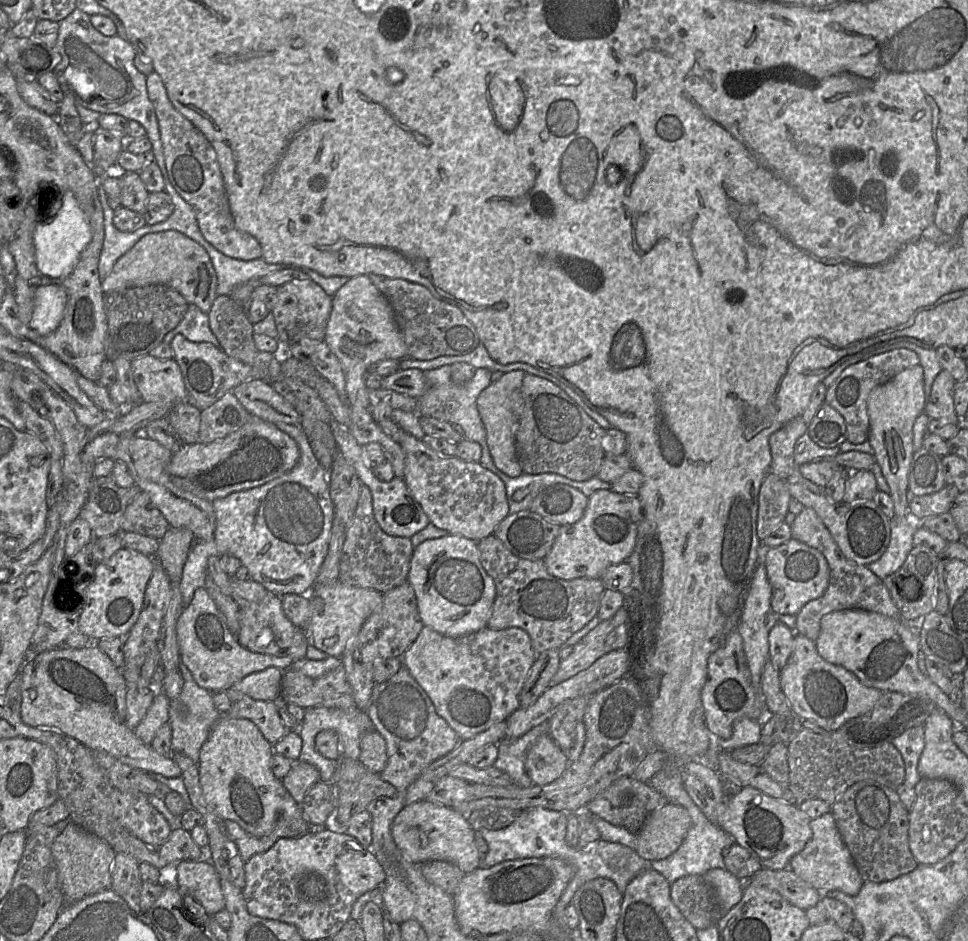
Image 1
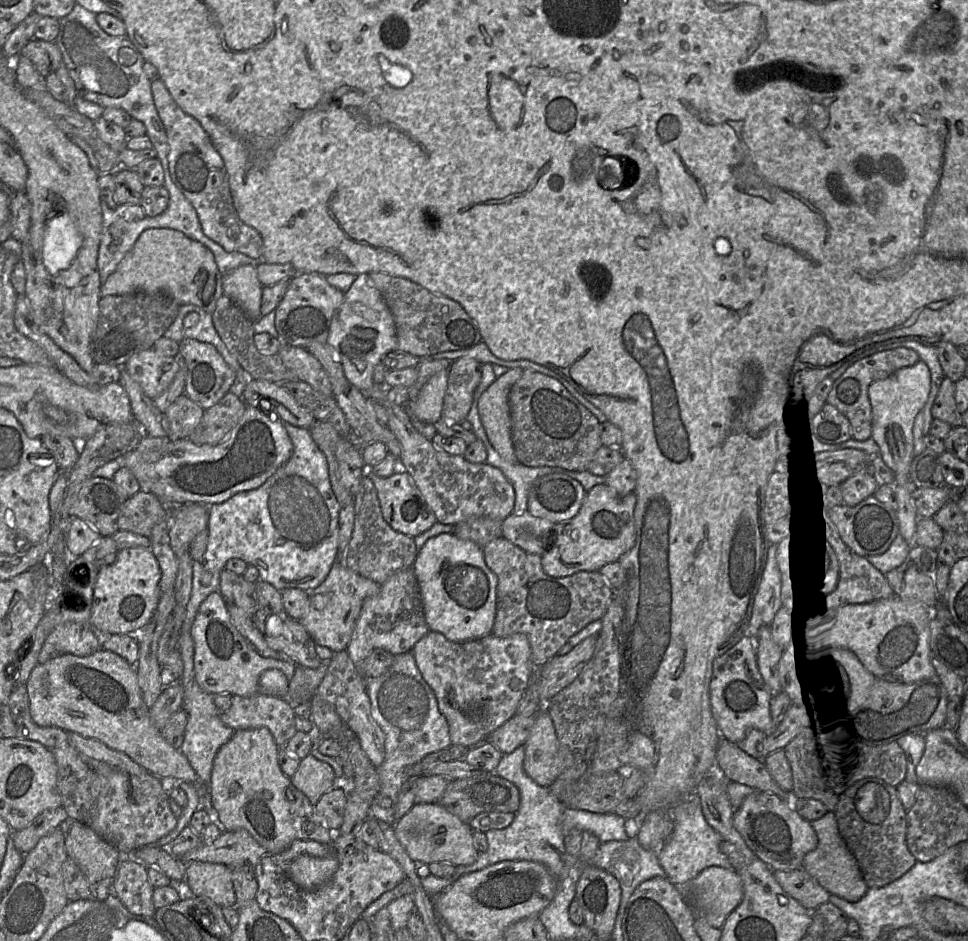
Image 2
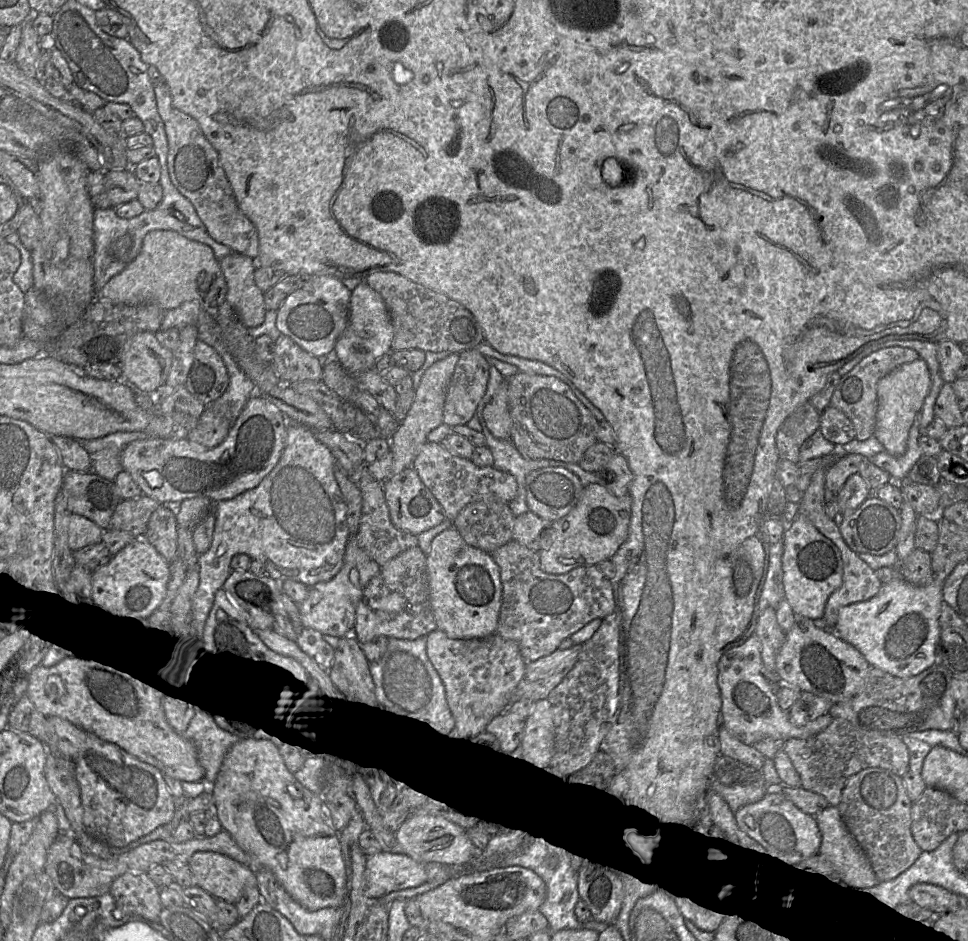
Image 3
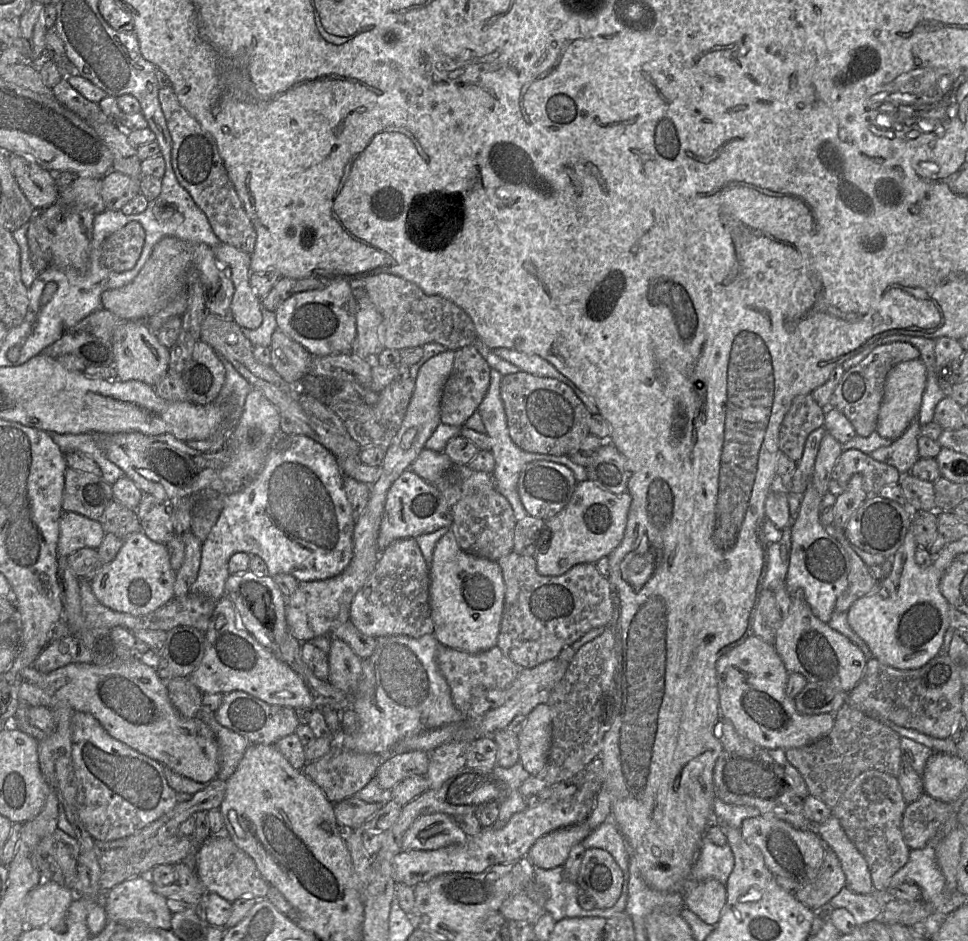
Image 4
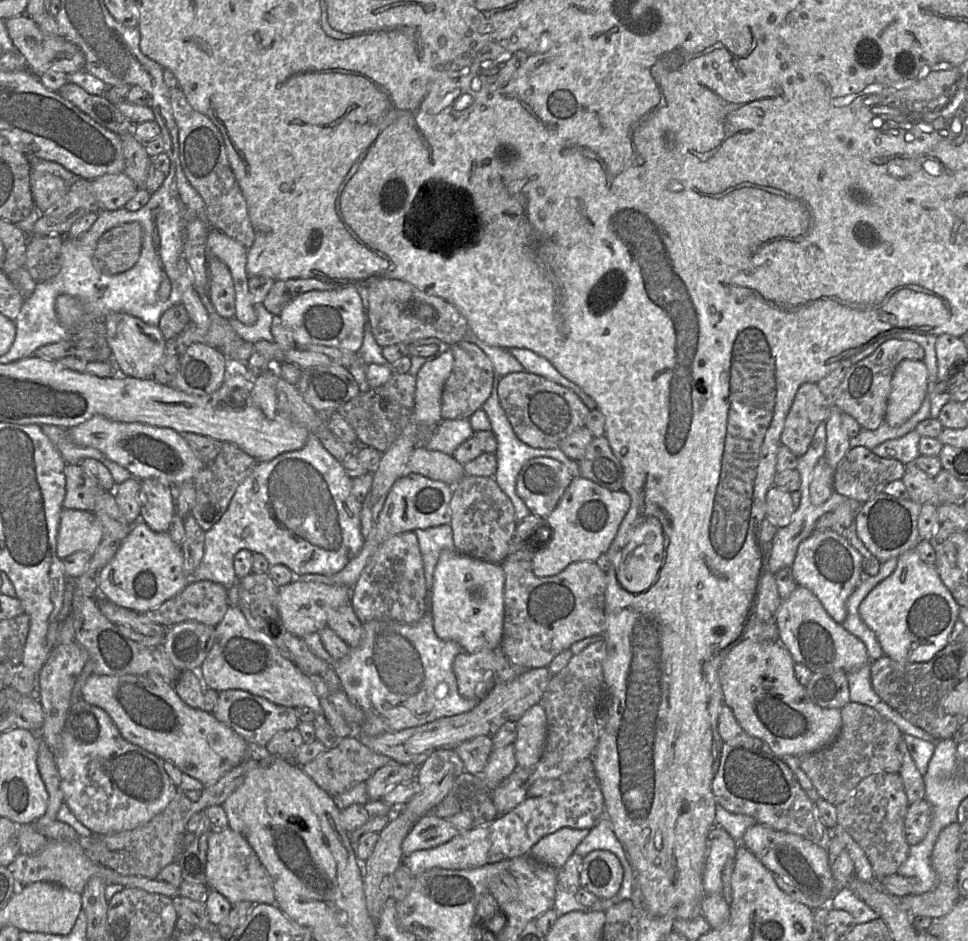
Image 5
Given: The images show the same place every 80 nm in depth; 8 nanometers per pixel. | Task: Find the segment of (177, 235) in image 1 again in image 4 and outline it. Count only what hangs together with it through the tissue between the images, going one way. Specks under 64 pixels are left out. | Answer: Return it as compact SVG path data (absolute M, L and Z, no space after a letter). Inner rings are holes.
M172 236L163 237L154 245L149 258L131 283L122 288L105 290L101 294L103 308L122 320L145 320L162 310L185 288L187 273L191 268L196 268L200 274L206 311L228 317L234 287L229 274L216 260L213 248L204 243L190 244Z

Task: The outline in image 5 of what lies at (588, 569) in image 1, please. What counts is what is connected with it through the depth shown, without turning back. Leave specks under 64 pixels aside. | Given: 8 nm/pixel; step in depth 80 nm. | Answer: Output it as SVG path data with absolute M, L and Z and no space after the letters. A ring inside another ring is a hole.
M582 476L574 477L556 508L538 530L540 540L545 540L532 554L532 569L537 577L553 576L569 564L578 561L595 562L609 549L631 505L624 490L610 491Z

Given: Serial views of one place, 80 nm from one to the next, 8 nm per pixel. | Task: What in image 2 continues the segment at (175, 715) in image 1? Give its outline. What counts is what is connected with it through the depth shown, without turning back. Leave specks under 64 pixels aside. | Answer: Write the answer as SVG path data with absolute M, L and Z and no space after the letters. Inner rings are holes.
M181 624L179 635L180 634L181 639L179 640L178 649L183 661L183 674L181 677L183 701L181 709L187 713L187 725L180 750L195 770L198 781L204 783L208 791L214 758L218 750L231 739L235 731L222 722L220 718L221 713L213 701L214 695L205 692L195 679L193 666L194 642L191 636L191 626L182 627Z

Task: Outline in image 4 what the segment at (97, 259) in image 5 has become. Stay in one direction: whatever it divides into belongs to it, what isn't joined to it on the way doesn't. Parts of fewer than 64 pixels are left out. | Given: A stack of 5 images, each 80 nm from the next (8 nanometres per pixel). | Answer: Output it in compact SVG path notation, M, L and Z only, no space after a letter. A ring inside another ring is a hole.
M128 223L104 239L102 265L118 273L133 269L141 255L144 240L145 232L141 224Z

